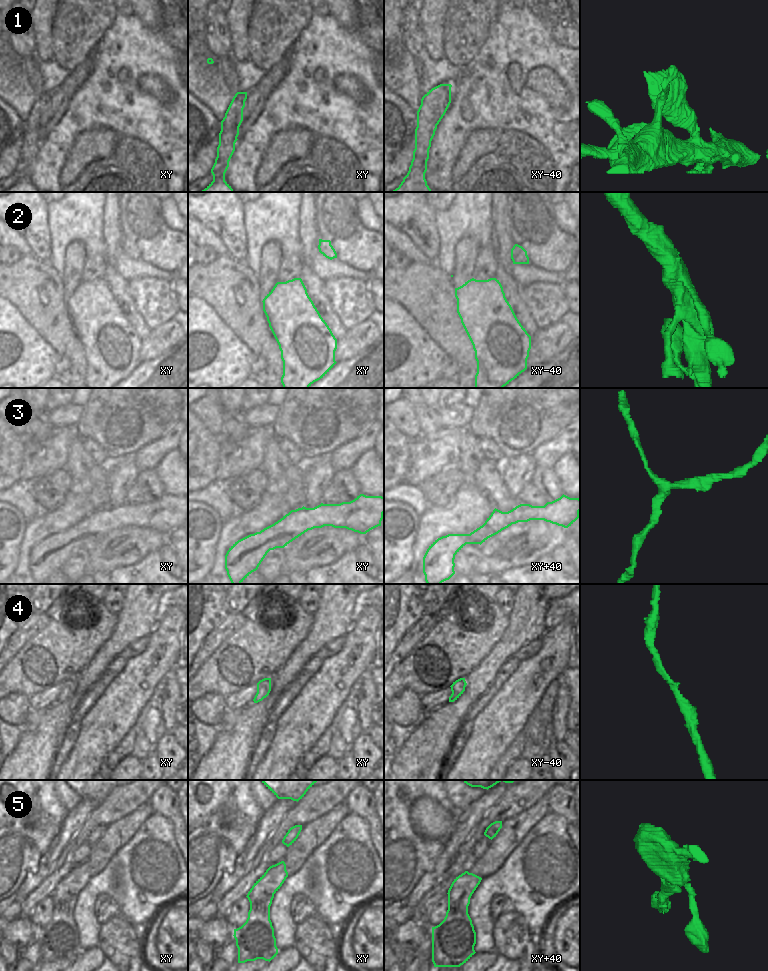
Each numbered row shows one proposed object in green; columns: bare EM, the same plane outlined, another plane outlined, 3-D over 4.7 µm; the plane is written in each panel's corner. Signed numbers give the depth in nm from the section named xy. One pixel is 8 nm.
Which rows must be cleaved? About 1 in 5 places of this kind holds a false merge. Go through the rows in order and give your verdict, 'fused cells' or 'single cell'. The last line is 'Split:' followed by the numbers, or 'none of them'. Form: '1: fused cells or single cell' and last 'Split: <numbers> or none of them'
1: single cell
2: single cell
3: single cell
4: single cell
5: single cell
Split: none of them

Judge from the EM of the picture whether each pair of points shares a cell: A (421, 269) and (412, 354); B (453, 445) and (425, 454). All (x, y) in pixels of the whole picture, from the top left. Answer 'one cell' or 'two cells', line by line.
A: two cells
B: one cell

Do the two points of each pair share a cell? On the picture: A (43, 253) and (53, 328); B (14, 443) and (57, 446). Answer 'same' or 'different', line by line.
A: different
B: different

